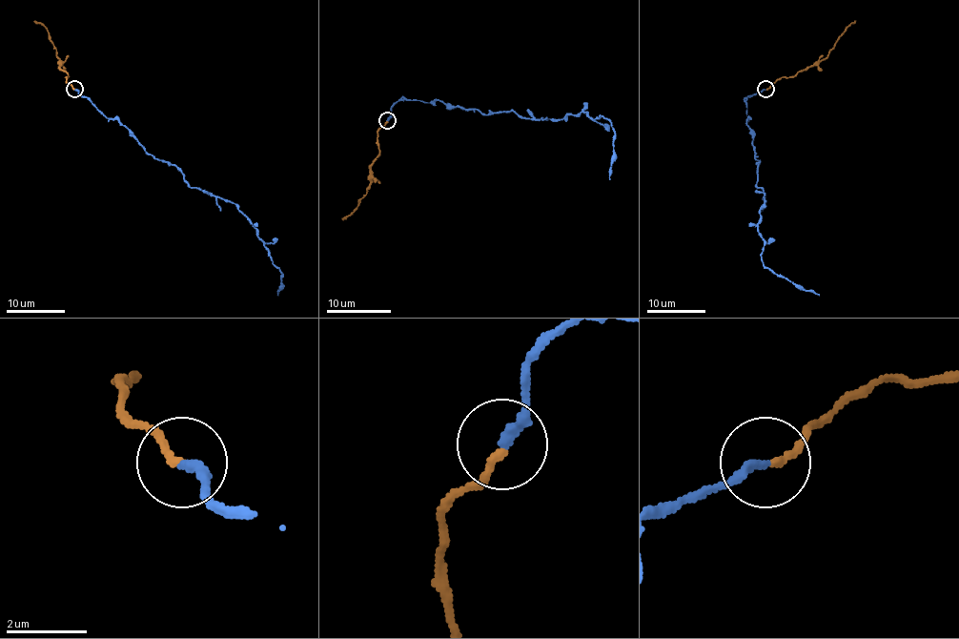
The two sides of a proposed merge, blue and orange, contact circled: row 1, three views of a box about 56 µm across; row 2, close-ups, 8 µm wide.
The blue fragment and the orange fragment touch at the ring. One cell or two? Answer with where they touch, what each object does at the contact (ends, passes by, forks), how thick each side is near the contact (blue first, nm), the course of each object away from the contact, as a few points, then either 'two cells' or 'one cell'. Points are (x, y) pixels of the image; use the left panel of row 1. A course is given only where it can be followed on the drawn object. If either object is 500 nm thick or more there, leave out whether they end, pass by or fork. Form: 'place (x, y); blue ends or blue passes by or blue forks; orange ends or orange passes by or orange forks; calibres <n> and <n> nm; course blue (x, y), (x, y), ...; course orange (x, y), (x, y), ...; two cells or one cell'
place (74, 89); blue ends; orange ends; calibres 260 and 180 nm; course blue (75, 89), (108, 118), (116, 118), (148, 154), (170, 162), (192, 187), (233, 202), (278, 268), (278, 294); course orange (75, 89), (67, 81), (68, 75), (60, 68), (49, 31), (34, 21); one cell

